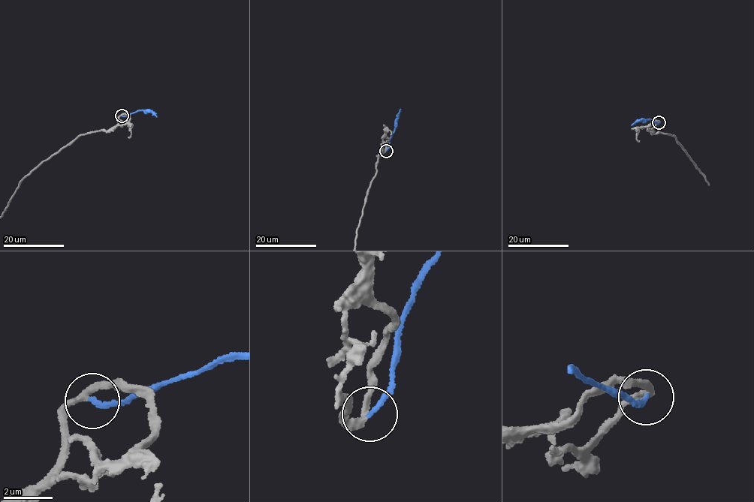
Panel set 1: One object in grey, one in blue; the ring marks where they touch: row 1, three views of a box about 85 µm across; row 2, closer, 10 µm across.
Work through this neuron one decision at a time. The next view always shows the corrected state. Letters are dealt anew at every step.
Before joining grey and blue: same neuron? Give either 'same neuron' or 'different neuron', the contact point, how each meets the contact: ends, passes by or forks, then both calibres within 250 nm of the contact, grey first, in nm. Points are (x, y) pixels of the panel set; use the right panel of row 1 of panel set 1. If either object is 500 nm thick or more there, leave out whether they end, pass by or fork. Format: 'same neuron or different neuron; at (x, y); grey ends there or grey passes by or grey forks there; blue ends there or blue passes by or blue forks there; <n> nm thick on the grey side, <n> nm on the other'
different neuron; at (658, 122); grey passes by; blue ends there; 280 nm thick on the grey side, 200 nm on the other

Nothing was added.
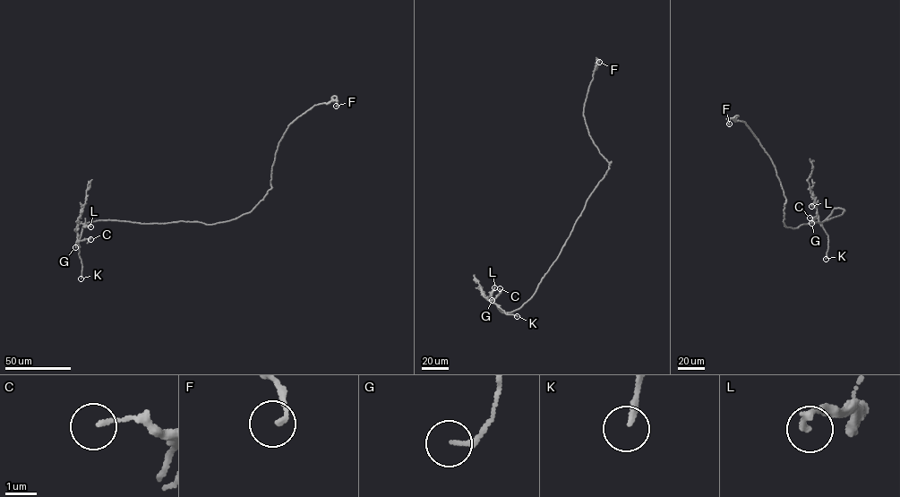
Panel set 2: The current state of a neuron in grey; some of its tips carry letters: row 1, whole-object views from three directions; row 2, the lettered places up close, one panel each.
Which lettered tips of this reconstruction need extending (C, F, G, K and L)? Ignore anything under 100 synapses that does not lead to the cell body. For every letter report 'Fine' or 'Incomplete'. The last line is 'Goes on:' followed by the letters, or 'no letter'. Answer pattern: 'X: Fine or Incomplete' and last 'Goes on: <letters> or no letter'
C: Fine
F: Fine
G: Fine
K: Incomplete
L: Fine
Goes on: K

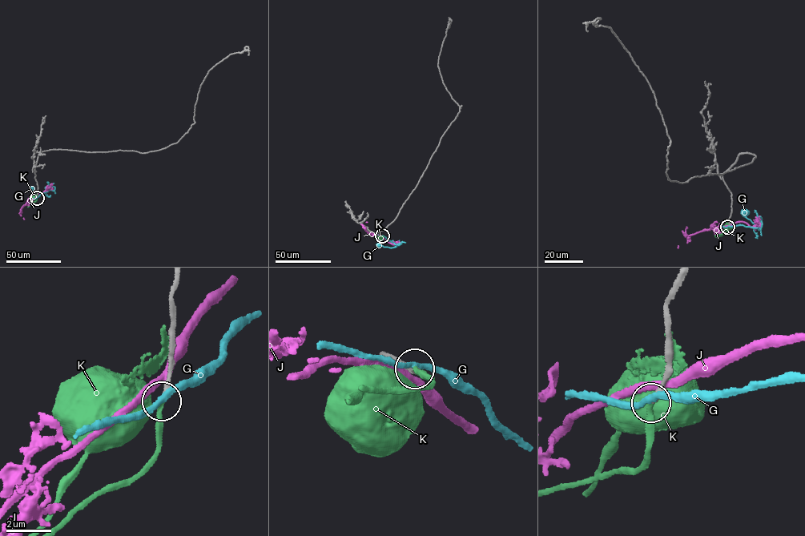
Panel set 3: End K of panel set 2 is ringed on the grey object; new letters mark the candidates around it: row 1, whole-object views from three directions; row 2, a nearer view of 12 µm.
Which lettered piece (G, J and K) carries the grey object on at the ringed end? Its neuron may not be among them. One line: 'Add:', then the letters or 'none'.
Add: K

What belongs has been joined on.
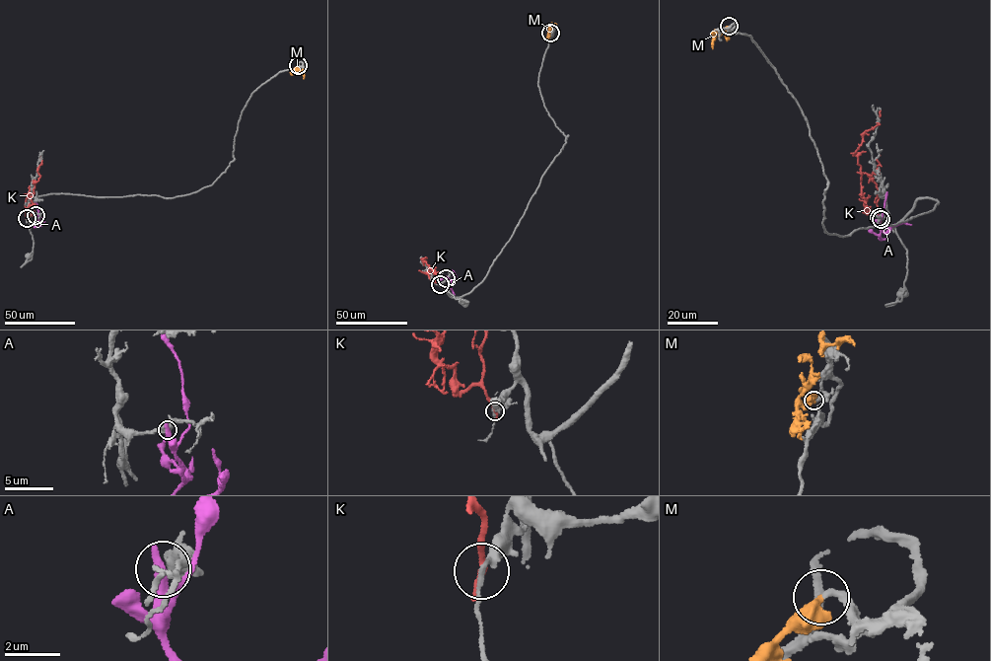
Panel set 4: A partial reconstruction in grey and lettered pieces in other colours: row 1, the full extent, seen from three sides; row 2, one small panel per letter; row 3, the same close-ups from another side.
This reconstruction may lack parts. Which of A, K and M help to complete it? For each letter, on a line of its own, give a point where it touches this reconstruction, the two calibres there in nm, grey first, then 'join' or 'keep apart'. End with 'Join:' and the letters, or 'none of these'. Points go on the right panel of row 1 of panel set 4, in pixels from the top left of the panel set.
A: (879, 217) | 500/460 nm | keep apart
K: (881, 219) | 170/260 nm | keep apart
M: (729, 26) | 300/480 nm | join
Join: M

